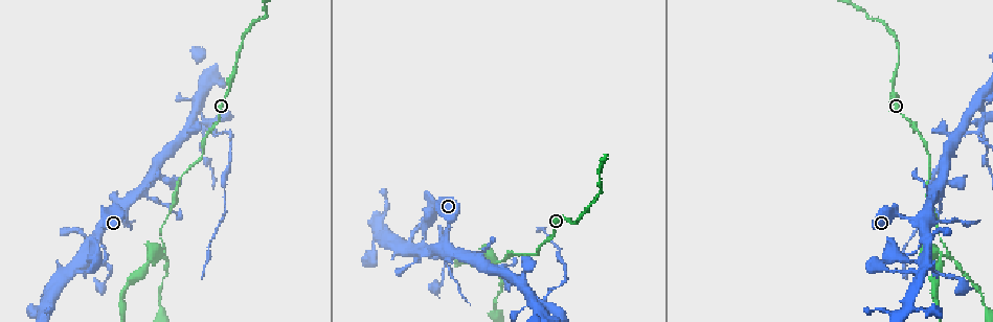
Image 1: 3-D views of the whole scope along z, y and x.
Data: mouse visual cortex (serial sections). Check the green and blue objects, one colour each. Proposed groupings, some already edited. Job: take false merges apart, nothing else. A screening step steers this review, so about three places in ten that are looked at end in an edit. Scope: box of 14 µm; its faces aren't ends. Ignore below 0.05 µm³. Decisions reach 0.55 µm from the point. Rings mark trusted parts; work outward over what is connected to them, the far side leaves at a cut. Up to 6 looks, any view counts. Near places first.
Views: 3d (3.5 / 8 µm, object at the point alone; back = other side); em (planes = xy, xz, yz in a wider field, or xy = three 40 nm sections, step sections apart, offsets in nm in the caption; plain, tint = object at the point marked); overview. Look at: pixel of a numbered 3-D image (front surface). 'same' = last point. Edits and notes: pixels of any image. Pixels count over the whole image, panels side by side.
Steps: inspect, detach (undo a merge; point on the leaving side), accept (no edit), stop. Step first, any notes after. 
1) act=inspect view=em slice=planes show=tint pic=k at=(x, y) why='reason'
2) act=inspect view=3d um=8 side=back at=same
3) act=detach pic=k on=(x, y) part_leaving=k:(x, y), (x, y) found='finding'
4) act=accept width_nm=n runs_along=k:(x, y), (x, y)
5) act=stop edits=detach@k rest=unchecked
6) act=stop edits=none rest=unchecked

act=inspect view=3d um=3.5 pic=1 at=(941, 256) why='sharp bend'

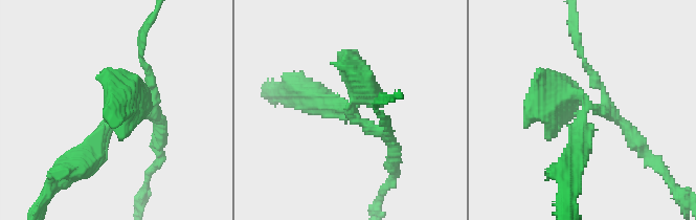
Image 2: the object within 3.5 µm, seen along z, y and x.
act=inspect view=em slice=xy step=1 show=tint pic=2 at=(350, 116) arms=3 arm_widths_nm=150,300,400

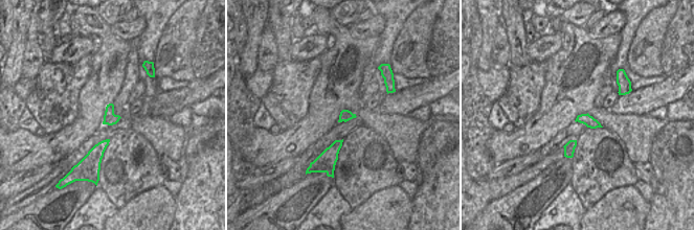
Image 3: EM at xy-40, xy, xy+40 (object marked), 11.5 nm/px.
act=detach pic=2 on=(99, 134) found='a second cell is stuck on'

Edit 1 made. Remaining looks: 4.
act=inspect view=3d um=3.5 pic=1 at=(916, 217) why='four-way junction'

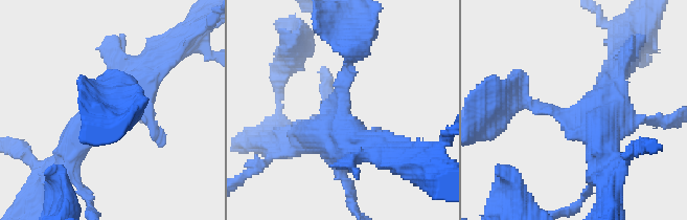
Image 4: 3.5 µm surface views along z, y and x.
act=inspect view=em slice=xy step=5 show=tint pic=4 at=(343, 117)

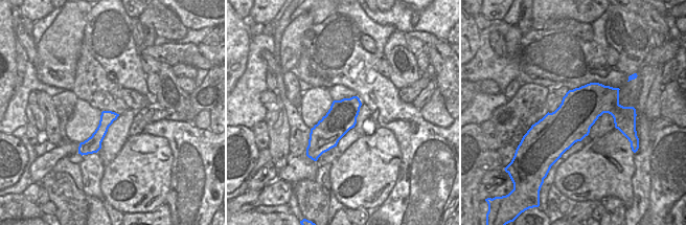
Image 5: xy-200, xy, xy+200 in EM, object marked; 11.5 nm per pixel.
act=accept runs_along=5:(114, 115), (83, 149) found='one cell here'

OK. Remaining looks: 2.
act=inspect view=3d um=3.5 pic=1 at=(419, 250) why='arms part here'

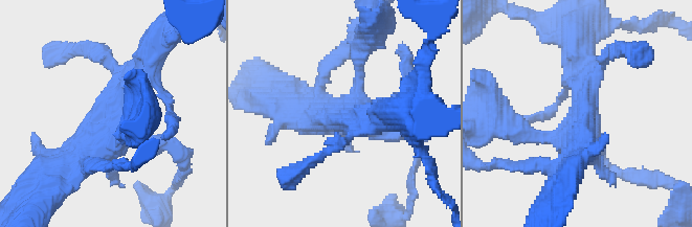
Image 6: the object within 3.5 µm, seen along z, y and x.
act=inspect view=em slice=xy step=3 show=tint pic=6 at=(578, 128) why='need the tissue'

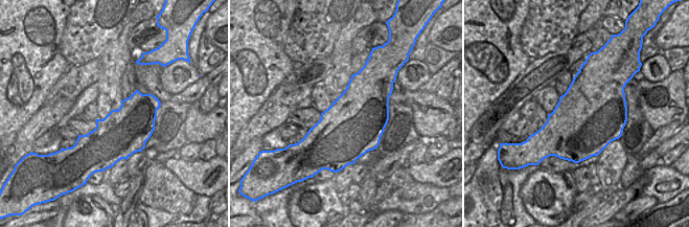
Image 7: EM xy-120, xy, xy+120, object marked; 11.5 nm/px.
act=accept runs_along=6:(146, 64), (117, 134), (66, 169) found='continuous, no second cell'

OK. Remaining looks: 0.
act=stop edits=detach@2 rest=unchecked

